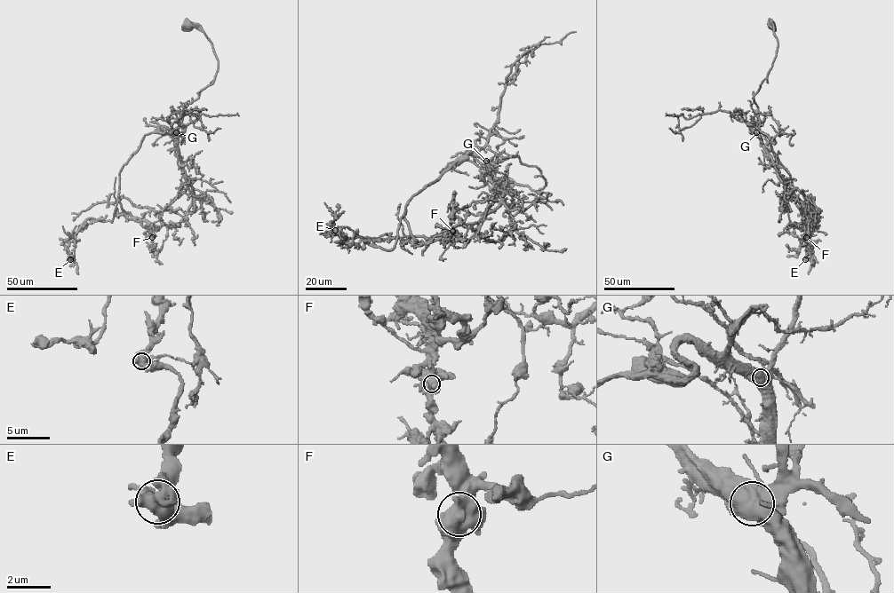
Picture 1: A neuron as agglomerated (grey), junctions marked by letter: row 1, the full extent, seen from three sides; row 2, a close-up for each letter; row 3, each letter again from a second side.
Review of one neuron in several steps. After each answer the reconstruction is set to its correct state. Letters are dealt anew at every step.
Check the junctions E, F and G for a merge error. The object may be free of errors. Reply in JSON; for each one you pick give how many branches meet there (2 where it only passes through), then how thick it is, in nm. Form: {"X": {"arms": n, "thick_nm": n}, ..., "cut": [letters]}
{"cut": []}

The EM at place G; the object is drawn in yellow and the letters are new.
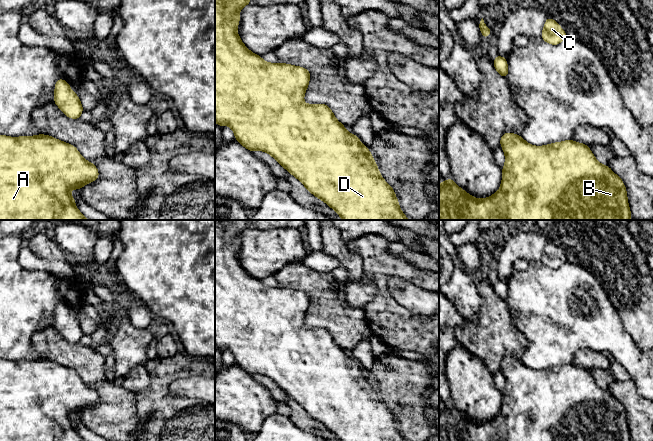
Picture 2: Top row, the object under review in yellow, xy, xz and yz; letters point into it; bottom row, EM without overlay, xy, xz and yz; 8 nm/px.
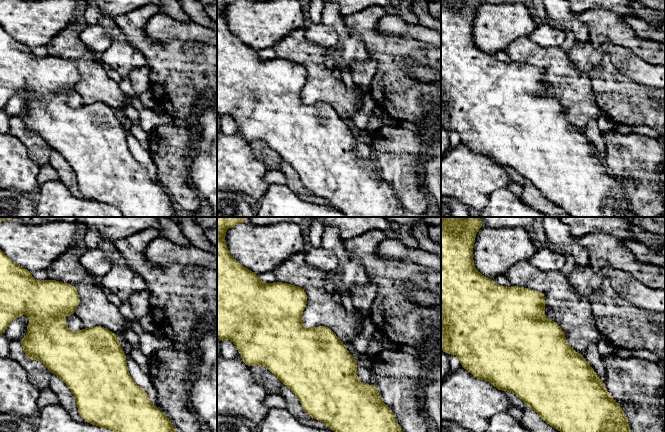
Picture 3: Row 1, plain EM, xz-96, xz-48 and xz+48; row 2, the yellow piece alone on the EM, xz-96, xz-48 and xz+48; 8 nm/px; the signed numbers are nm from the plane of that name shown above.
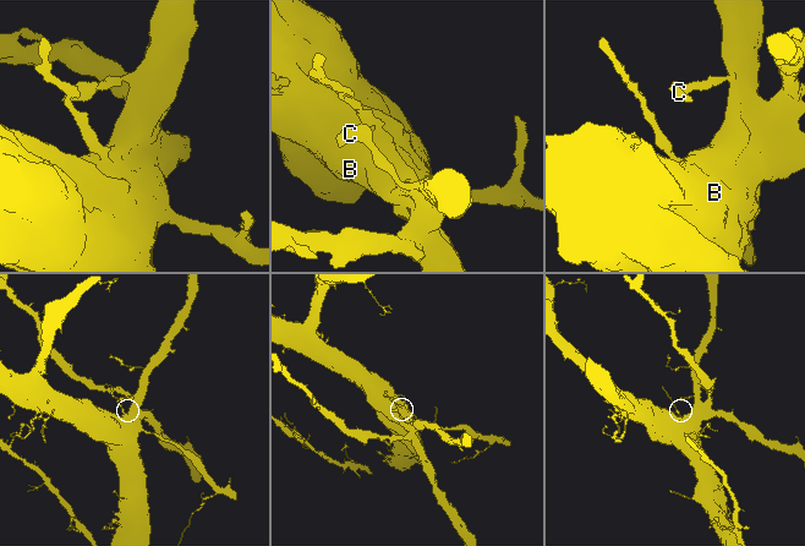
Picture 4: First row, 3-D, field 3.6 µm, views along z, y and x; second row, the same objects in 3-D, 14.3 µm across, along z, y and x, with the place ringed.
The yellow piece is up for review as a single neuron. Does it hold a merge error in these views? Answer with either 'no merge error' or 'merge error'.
no merge error

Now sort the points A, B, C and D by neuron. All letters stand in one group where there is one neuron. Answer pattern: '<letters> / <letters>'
A B C D

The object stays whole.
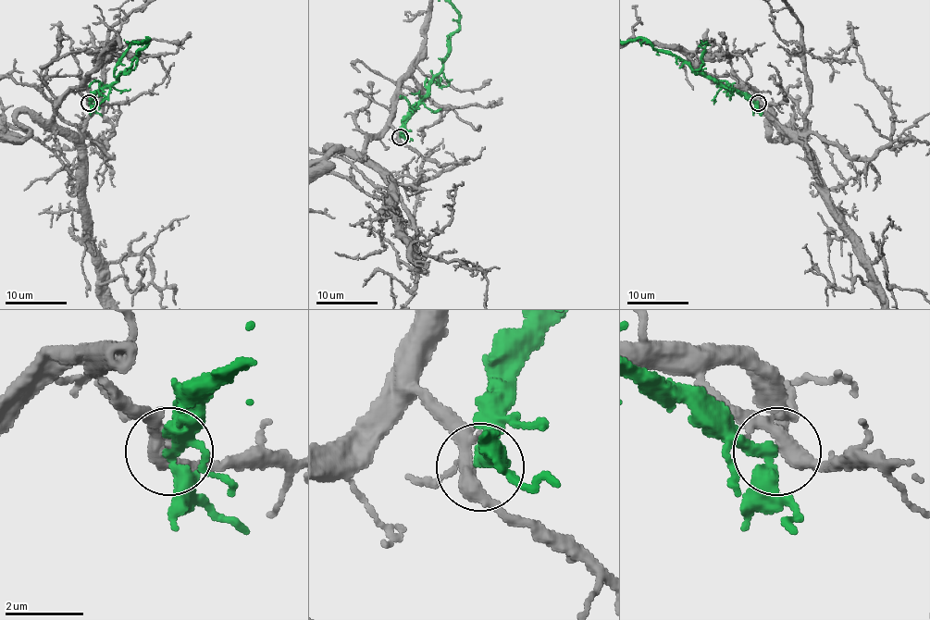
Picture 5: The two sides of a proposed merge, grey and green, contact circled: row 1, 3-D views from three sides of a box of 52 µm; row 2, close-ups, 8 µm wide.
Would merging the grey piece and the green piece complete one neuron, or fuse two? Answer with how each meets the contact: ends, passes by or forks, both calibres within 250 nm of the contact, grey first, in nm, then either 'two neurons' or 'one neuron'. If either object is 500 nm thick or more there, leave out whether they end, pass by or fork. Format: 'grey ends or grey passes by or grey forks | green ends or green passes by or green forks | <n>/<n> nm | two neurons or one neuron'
grey forks | green passes by | 320/320 nm | two neurons

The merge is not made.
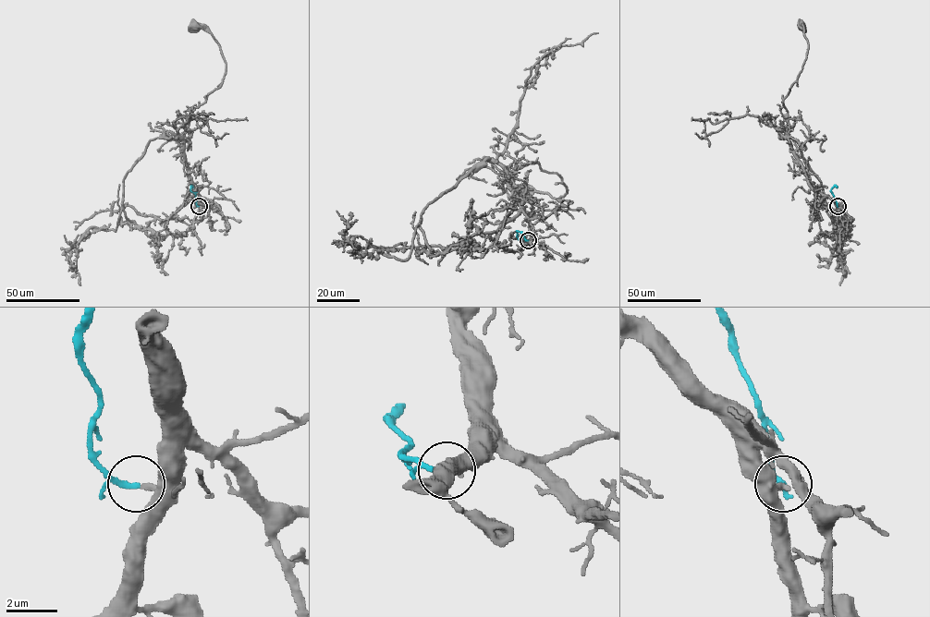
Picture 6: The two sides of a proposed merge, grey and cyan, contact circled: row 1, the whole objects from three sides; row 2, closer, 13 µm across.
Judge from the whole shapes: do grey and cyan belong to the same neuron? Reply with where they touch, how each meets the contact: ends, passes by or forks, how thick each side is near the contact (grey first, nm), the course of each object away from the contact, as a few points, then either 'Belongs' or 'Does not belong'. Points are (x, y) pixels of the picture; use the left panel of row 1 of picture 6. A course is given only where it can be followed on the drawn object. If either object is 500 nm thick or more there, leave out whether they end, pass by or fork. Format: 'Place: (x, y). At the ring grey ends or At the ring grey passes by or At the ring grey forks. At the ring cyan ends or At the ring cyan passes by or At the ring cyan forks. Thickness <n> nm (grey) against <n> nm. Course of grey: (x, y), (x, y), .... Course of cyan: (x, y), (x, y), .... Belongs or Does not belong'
Place: (199, 206). At the ring grey ends. At the ring cyan passes by. Thickness 220 nm (grey) against 160 nm. Course of grey: (199, 206), (184, 154), (184, 134), (189, 113), (222, 83), (226, 62), (210, 33), (194, 27). Course of cyan: (199, 206), (195, 194), (190, 190), (191, 185), (192, 187). Belongs

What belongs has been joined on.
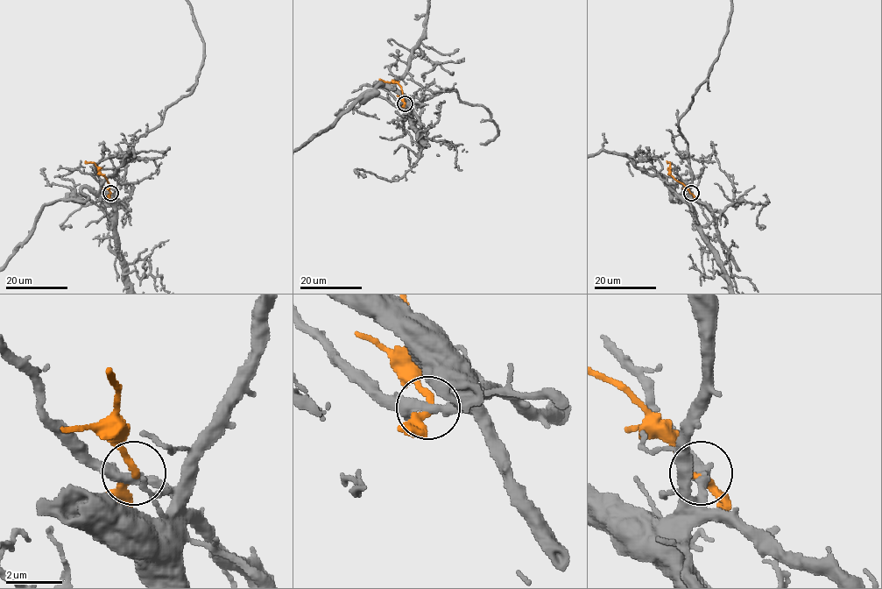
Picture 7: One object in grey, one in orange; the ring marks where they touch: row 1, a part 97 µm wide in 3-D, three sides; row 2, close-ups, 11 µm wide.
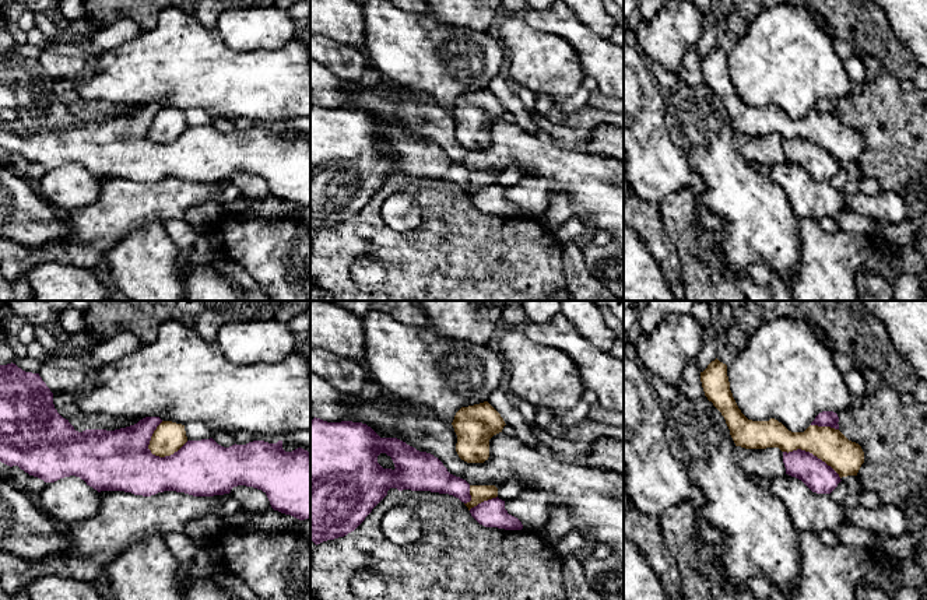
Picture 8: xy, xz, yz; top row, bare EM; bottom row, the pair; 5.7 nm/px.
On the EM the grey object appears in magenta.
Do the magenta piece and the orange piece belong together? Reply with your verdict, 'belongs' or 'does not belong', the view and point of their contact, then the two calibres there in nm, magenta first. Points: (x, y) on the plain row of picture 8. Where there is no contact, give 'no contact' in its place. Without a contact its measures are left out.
does not belong | xy (167, 143) | 320/180 nm

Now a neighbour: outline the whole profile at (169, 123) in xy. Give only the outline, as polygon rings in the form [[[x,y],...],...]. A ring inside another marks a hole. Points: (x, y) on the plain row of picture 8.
[[[162,108],[154,117],[148,136],[152,141],[165,144],[178,138],[186,129],[185,112]]]

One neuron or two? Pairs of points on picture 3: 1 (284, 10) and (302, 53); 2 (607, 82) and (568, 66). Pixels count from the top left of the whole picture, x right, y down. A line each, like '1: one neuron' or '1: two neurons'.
1: two neurons
2: two neurons

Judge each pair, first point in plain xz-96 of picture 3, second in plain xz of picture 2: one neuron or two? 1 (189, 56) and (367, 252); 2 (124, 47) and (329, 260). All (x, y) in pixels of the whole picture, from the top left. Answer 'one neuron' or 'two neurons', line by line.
1: one neuron
2: two neurons

